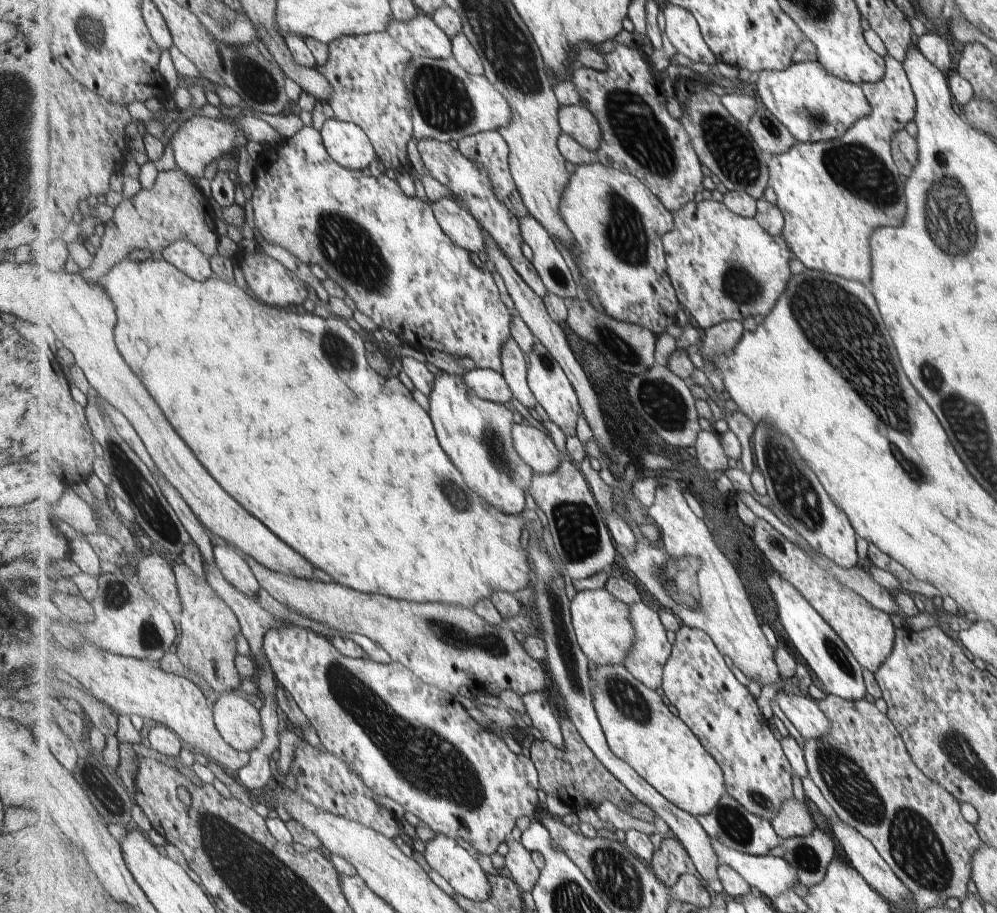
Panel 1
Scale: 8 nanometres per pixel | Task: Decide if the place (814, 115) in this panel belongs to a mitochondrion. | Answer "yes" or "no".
yes

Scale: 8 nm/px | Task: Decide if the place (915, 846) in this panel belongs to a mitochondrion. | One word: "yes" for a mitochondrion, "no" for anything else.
yes

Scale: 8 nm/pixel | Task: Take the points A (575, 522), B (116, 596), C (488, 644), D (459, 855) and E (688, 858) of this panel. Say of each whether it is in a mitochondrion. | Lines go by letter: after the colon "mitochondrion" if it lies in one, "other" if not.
A: mitochondrion
B: mitochondrion
C: mitochondrion
D: other
E: other

